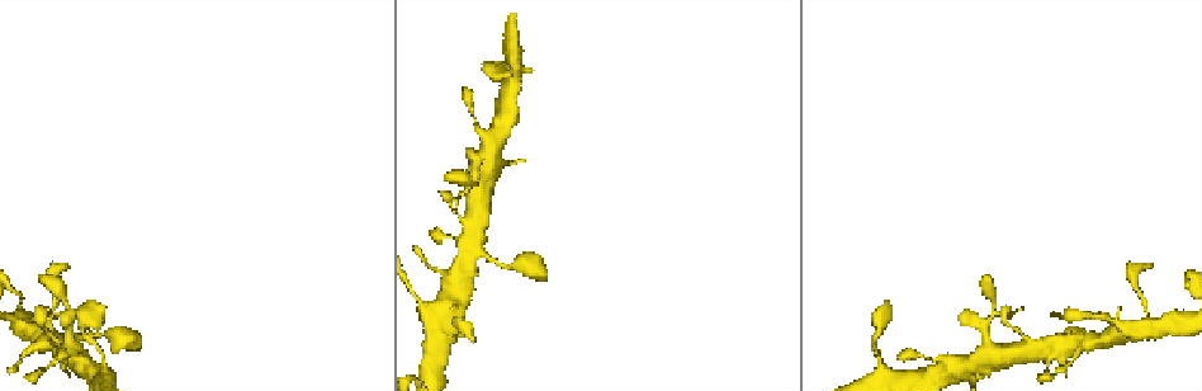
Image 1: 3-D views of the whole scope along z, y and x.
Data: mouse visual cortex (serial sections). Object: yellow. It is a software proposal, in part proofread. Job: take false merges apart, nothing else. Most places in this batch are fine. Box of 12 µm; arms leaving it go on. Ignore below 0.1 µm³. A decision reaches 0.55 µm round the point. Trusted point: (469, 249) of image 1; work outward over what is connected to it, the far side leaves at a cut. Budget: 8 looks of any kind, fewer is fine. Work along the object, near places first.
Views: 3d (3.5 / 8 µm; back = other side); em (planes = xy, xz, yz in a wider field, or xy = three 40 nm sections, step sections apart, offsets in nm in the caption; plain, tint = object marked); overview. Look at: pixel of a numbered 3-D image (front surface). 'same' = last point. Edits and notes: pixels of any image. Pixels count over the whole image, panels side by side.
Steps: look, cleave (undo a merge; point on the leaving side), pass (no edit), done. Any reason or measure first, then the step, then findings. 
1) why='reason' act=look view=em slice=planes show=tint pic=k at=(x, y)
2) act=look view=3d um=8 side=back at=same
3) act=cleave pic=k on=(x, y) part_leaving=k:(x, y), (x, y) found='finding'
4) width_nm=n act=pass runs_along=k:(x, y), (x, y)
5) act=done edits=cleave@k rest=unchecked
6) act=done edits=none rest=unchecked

why='thin neck' act=look view=3d um=3.5 pic=1 at=(1139, 331)

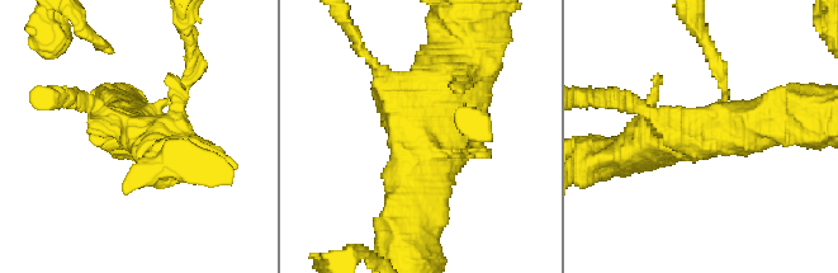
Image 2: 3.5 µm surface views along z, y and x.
act=look view=em slice=xy step=3 show=plain pic=2 at=(423, 131)

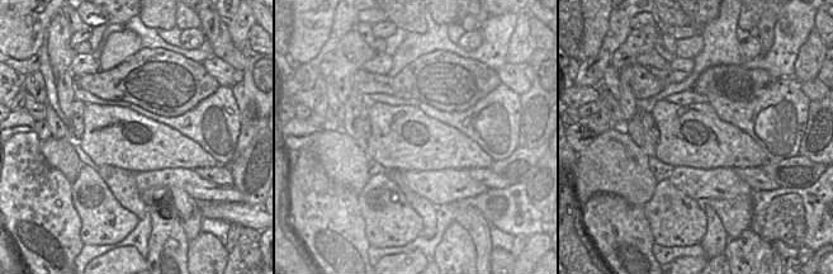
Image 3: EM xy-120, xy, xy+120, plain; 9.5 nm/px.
why='with the object marked' act=look view=em slice=xy step=3 show=tint at=same

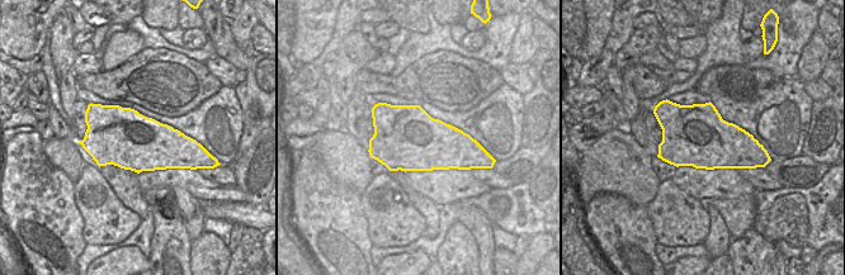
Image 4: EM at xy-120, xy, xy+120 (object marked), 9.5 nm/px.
act=pass runs_along=2:(465, 43), (418, 135), (415, 193) found='one cell here'

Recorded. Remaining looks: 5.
why='thin neck' act=look view=3d um=8 pic=1 at=(501, 264)

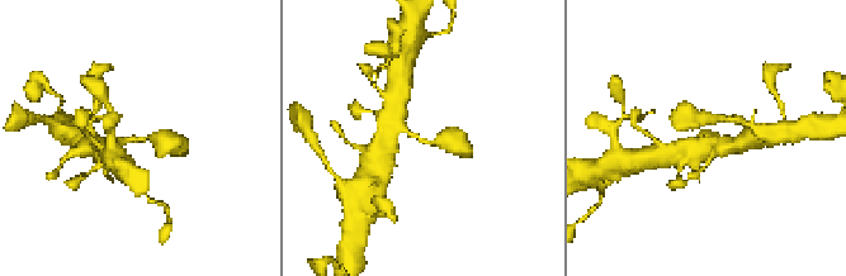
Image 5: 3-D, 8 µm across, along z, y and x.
arm_widths_nm=400,600 act=look view=em slice=planes show=tint pic=5 at=(424, 140)

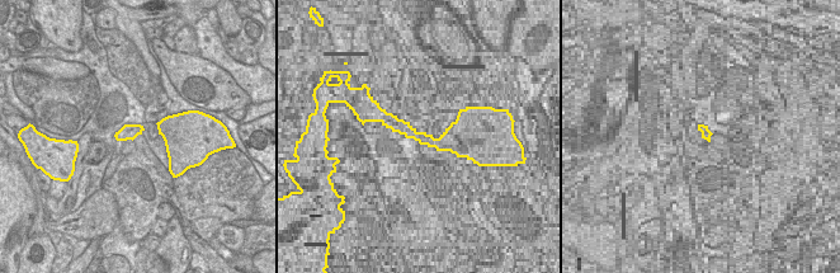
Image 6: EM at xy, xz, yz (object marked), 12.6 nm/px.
act=pass runs_along=5:(393, 120), (416, 138), (458, 148) found='one cell here'

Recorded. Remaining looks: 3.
why='four-way junction' act=look view=3d um=3.5 pic=1 at=(70, 345)

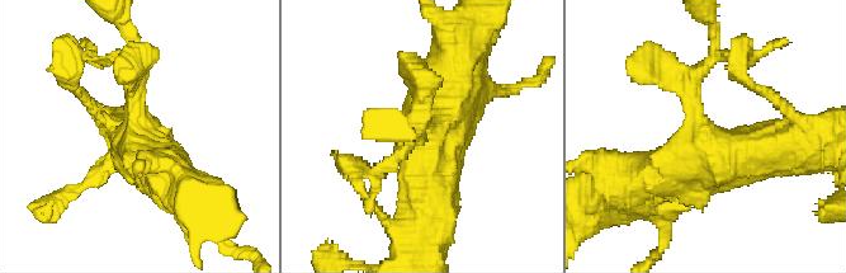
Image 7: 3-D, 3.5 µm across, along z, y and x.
arms=4 arm_widths_nm=250,350,500,600 why='shape alone is not enough' act=look view=em slice=xy step=5 show=tint pic=7 at=(139, 136)

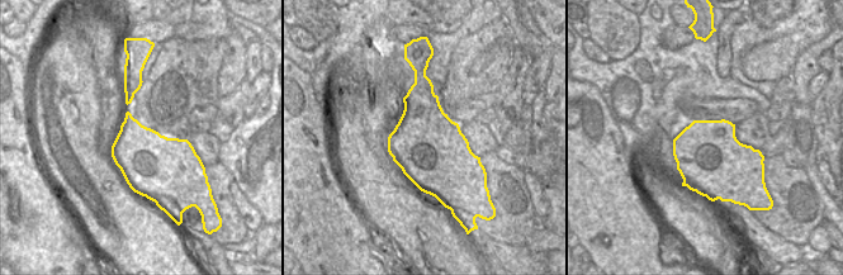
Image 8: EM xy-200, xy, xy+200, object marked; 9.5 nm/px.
act=pass runs_along=7:(794, 144), (696, 155), (638, 179) found='continuous, no second cell'

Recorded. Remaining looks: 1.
act=done edits=none rest=unchecked

